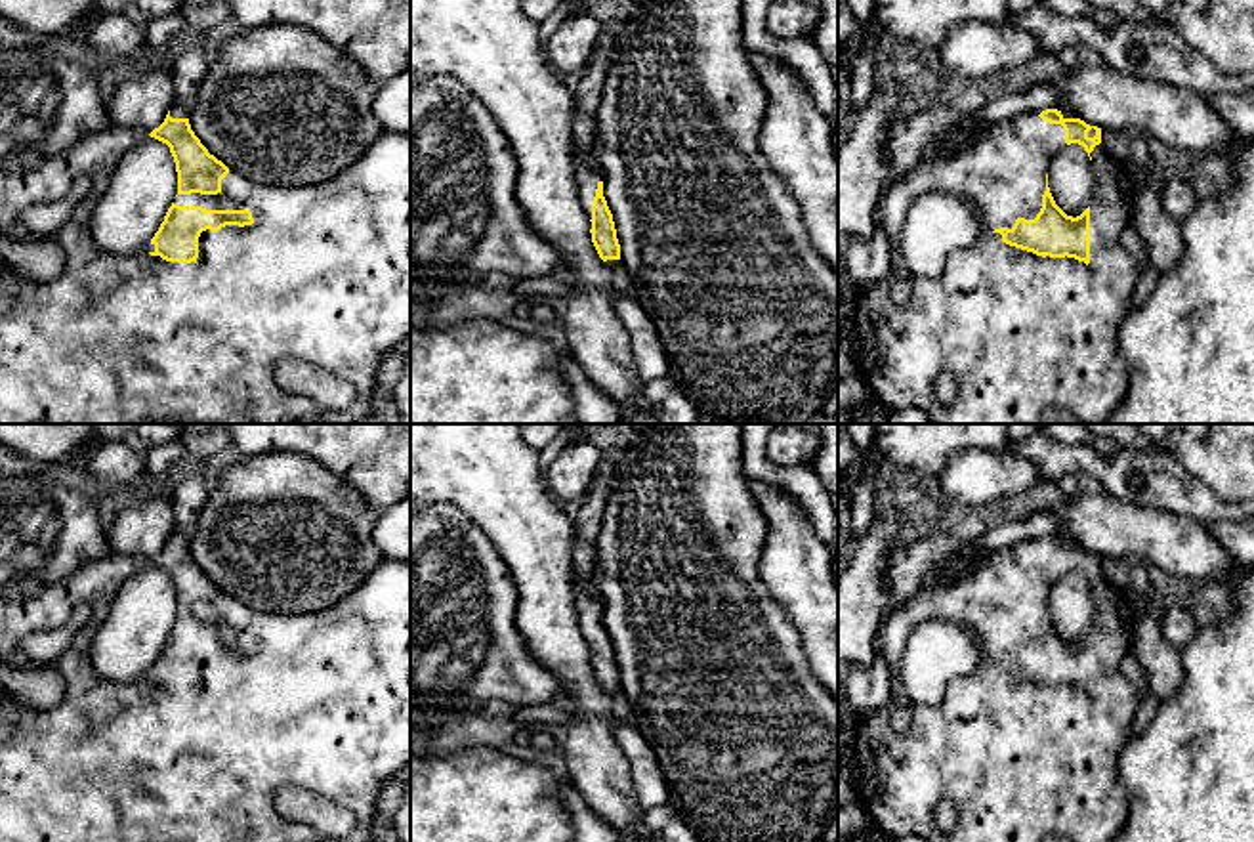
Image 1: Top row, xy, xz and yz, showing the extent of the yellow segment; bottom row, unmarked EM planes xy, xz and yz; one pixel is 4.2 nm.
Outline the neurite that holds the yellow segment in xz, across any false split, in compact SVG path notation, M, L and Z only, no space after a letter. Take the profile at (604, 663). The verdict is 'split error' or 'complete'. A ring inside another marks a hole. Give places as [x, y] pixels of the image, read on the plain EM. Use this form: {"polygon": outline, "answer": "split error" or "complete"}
{"polygon": "M575 573L575 605L578 611L578 622L584 640L592 649L592 670L605 689L605 693L615 695L620 691L620 672L617 666L617 657L613 642L603 624L603 600L597 588L586 588Z", "answer": "split error"}

